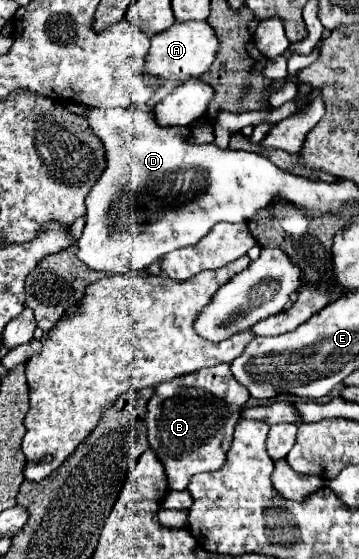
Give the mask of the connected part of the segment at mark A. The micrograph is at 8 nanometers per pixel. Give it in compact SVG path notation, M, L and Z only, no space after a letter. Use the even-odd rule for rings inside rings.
M196 20L196 22L176 22L172 28L152 36L152 46L146 56L146 72L152 76L158 76L162 80L186 80L190 76L204 74L212 62L216 60L220 48L220 38L216 36L216 30L208 24L208 20Z

